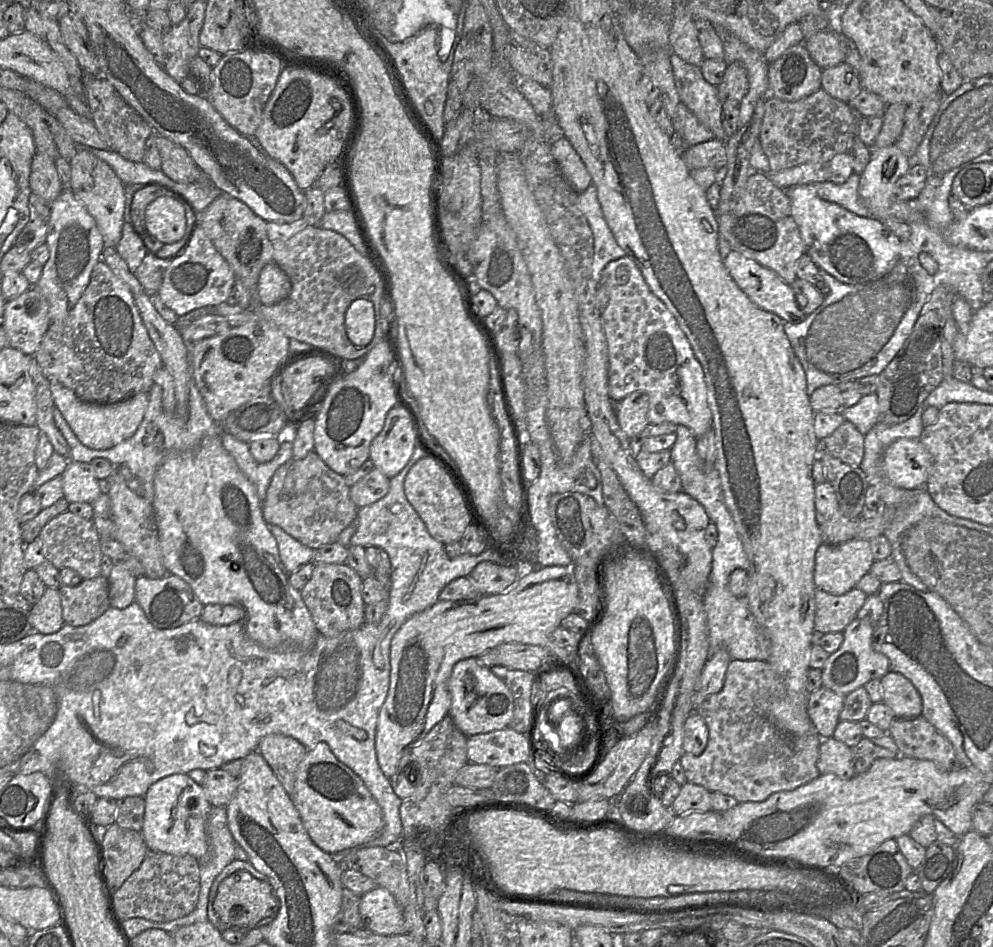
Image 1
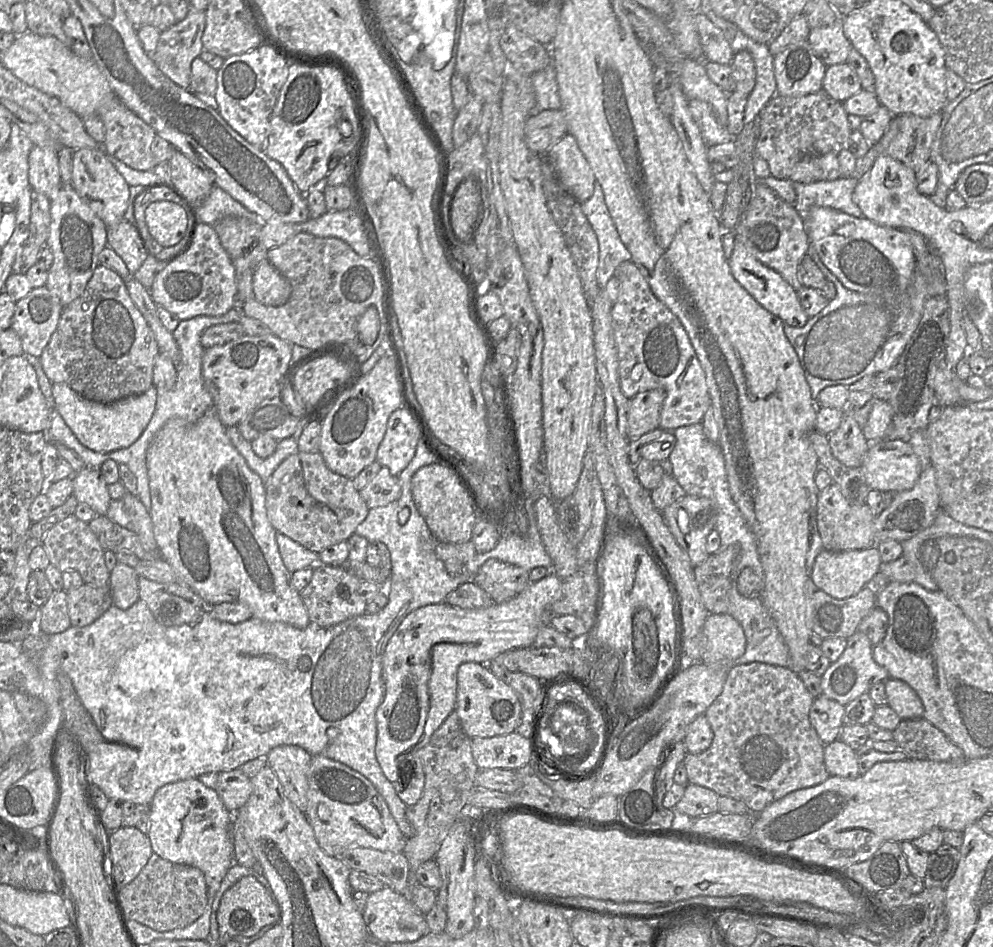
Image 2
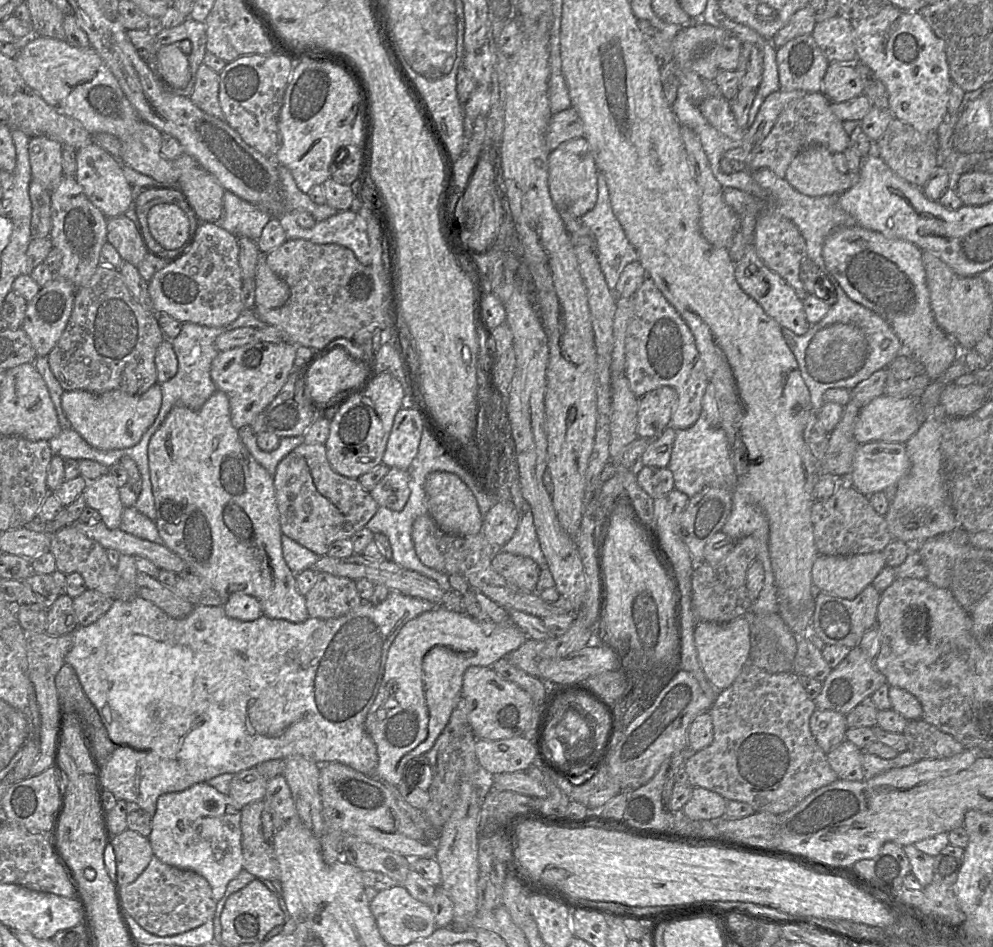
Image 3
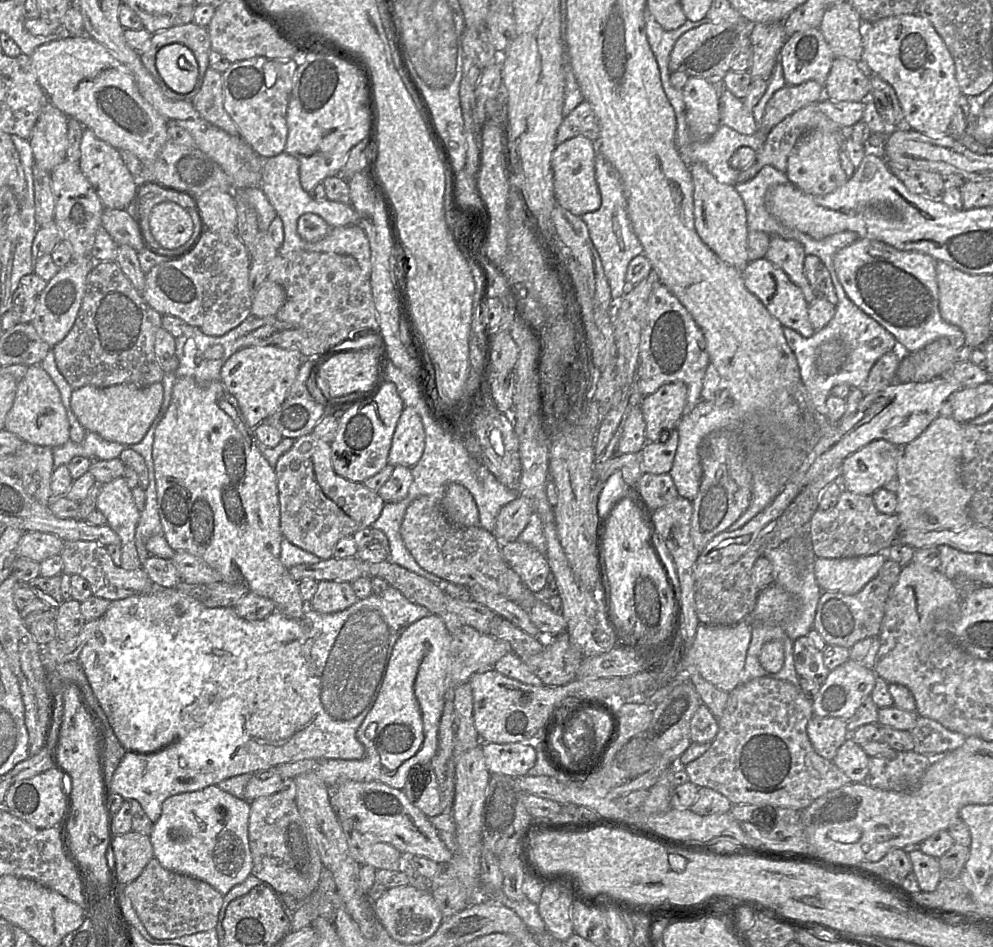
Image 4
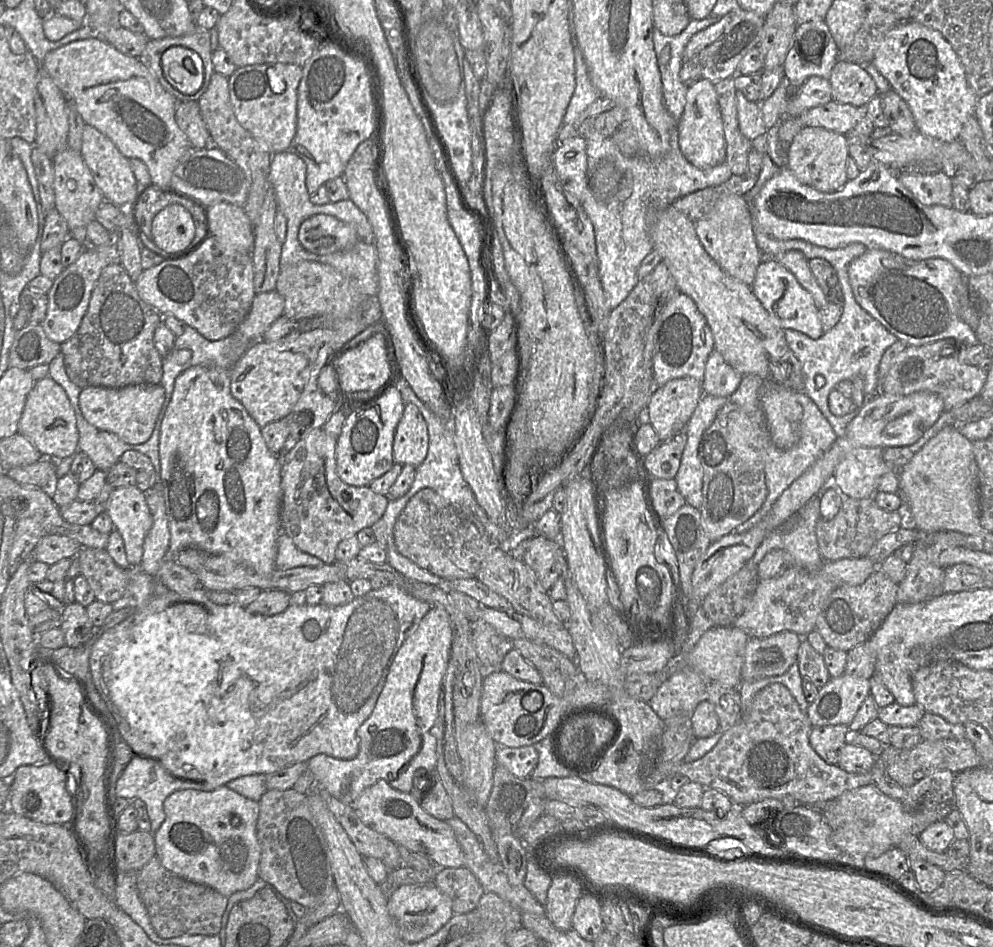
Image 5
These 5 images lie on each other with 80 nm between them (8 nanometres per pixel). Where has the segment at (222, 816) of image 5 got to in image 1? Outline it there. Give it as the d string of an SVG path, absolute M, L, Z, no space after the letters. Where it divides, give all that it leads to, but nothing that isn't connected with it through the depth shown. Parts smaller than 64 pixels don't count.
M172 774L164 777L147 790L144 825L141 833L152 852L172 855L191 855L202 859L209 850L206 821L212 807L201 785L187 774Z

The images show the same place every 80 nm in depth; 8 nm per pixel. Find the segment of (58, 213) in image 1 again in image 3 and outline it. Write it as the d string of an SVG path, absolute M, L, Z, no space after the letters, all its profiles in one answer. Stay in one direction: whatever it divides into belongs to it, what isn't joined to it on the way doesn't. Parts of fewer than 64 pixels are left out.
M62 176L57 185L51 189L52 228L50 239L53 247L62 255L62 263L55 276L69 281L76 289L86 284L95 273L99 262L100 250L107 242L107 217L93 205L74 176Z

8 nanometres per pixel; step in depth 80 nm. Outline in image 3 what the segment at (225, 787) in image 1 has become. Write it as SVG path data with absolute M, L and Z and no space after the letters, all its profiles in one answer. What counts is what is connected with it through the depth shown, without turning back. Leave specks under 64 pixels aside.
M256 768L234 774L229 796L236 803L235 807L243 808L254 801L263 800L268 780Z

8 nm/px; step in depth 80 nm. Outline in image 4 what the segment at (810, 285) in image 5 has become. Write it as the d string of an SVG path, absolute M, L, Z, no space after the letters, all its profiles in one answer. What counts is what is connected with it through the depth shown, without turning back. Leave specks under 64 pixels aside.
M773 236L770 238L765 259L782 269L802 290L807 303L810 303L817 296L804 273L805 256L803 245L799 241Z

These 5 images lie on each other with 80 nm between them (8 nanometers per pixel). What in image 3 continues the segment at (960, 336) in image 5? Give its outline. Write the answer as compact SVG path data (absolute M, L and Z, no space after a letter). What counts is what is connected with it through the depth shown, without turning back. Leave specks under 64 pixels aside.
M855 224L833 230L824 242L822 257L825 266L848 297L881 316L901 341L903 349L900 353L913 354L924 364L927 374L934 381L956 361L960 351L956 342L940 328L934 318L922 253L911 242L888 238Z

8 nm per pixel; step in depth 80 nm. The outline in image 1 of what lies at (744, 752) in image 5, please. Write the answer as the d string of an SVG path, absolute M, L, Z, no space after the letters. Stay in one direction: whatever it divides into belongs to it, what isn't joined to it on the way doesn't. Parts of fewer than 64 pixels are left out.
M730 660L722 689L708 696L694 711L706 722L709 740L699 756L683 753L680 762L687 781L700 785L710 792L721 792L734 797L738 803L762 802L776 792L791 791L820 776L817 768L821 737L814 725L797 739L786 737L755 705L755 695L761 687L769 687L773 669L767 661Z

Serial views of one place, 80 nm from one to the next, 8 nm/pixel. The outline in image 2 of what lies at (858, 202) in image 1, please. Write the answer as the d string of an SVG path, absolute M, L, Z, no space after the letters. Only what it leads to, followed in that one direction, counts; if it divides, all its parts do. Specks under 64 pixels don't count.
M840 177L835 180L813 183L793 183L796 191L794 203L803 216L813 206L829 207L853 217L861 217L862 211L852 199L853 191L859 181L855 178Z

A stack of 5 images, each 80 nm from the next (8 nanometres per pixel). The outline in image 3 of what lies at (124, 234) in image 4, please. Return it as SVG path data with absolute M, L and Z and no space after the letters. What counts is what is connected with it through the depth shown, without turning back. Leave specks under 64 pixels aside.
M125 214L107 219L107 241L124 261L136 267L147 254L139 227Z

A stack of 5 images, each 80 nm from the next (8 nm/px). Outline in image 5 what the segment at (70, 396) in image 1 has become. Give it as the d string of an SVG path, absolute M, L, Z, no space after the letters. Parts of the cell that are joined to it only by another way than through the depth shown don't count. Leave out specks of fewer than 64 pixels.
M159 384L129 385L121 388L89 386L82 388L79 406L83 417L100 431L115 434L127 444L143 444L153 433L157 417L165 400Z

